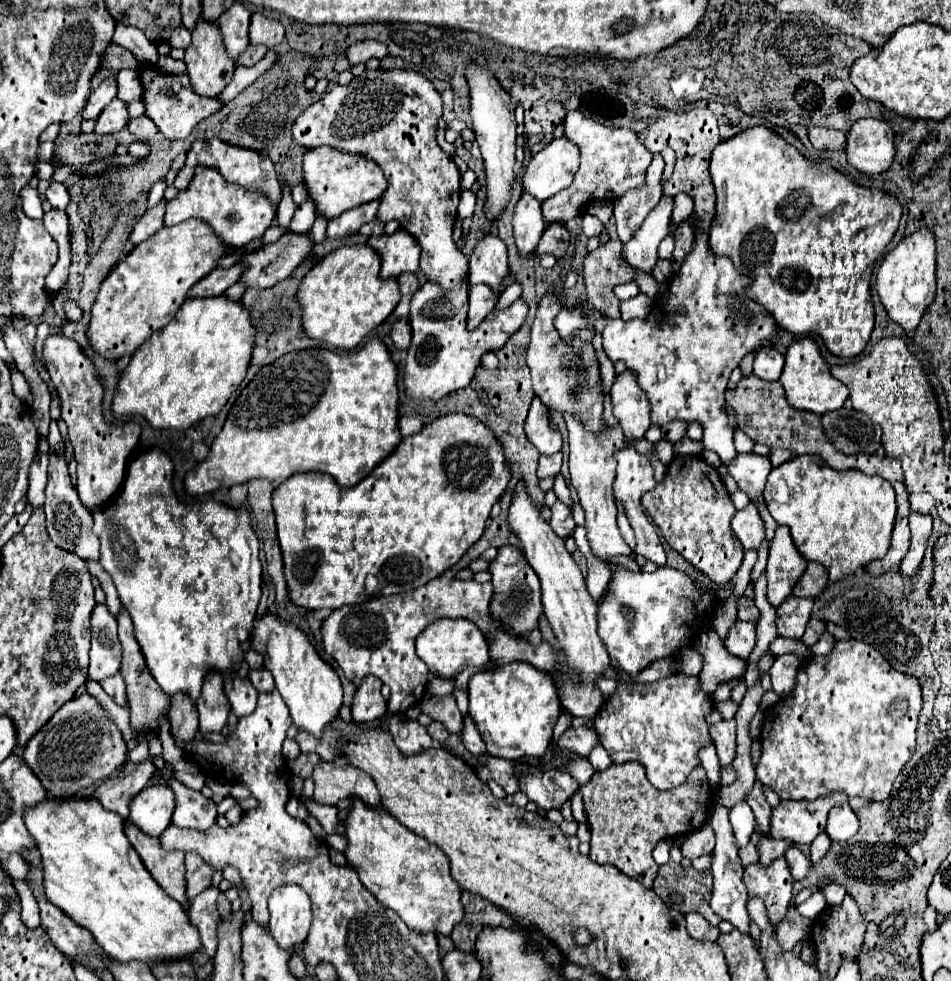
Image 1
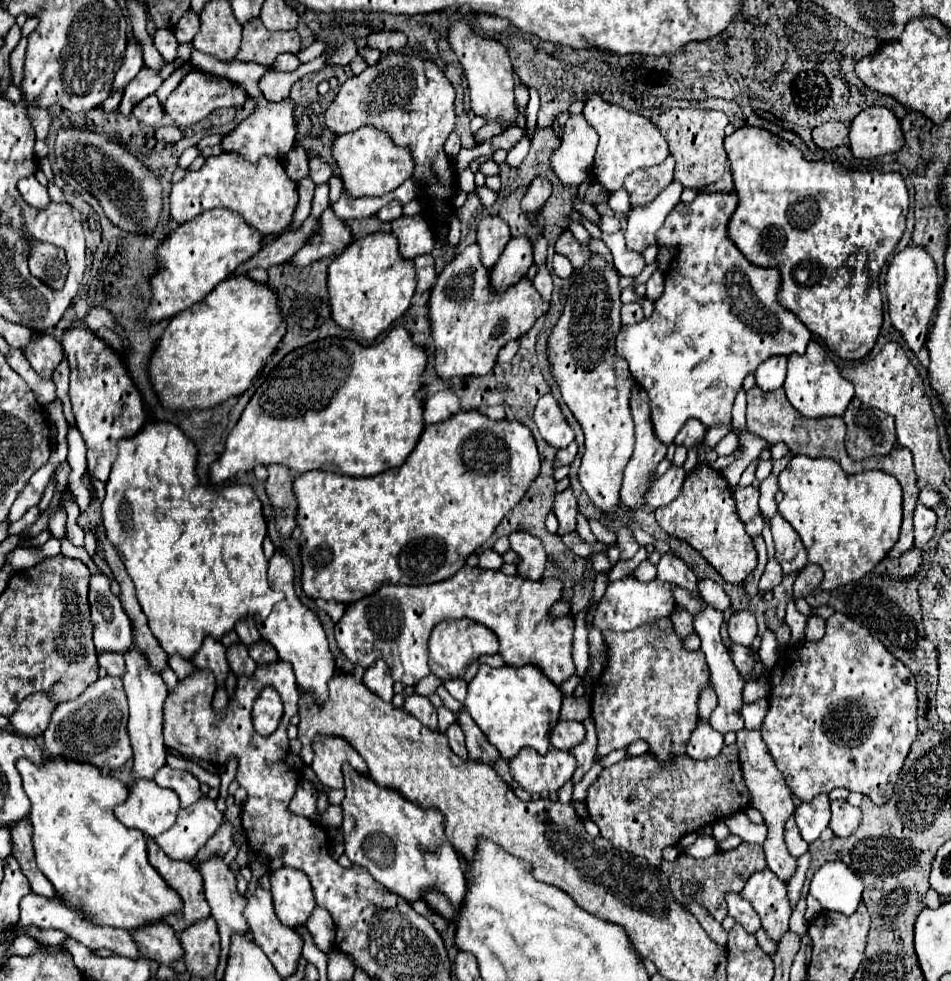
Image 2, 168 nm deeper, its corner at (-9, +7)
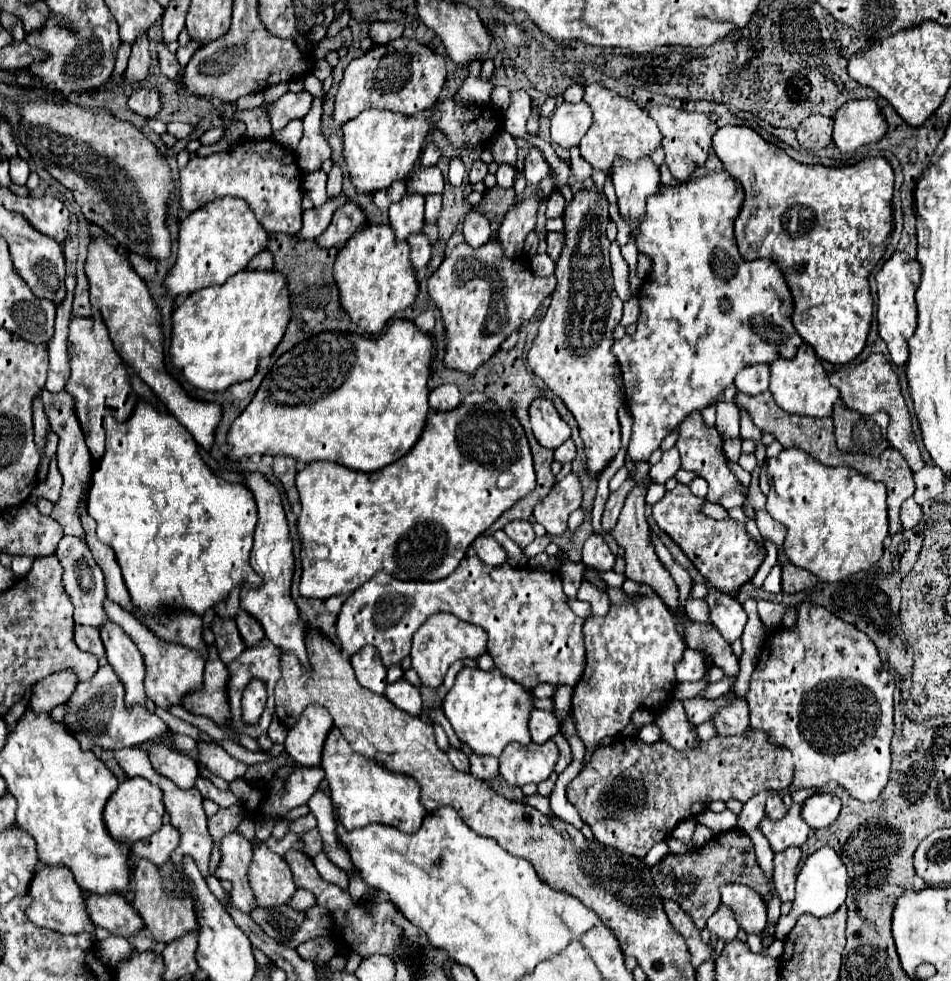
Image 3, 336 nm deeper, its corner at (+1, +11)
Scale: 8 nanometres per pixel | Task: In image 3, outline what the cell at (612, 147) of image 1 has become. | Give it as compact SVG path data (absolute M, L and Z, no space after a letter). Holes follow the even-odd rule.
M591 83L585 87L583 101L593 109L593 123L585 137L579 143L581 155L599 171L611 171L611 163L615 155L627 159L641 159L651 155L661 145L661 135L657 123L649 117L645 109L641 109L635 101L617 95L615 91L605 89L601 83Z

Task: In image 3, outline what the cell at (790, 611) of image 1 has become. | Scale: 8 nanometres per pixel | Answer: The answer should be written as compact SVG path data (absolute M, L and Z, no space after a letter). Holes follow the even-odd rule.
M799 449L767 457L769 495L765 509L787 527L783 551L789 561L823 581L839 581L869 569L883 555L887 531L887 491L849 467L827 467Z

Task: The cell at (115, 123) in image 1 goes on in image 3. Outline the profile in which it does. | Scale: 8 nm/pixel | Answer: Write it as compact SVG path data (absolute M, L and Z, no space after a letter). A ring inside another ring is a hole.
M139 35L133 43L133 51L129 57L129 65L125 71L125 77L133 83L139 83L145 79L147 71L151 65L151 55L149 55L149 41L147 35Z

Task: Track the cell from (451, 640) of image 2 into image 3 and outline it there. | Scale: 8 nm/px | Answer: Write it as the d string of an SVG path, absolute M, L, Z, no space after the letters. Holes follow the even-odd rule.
M435 613L423 627L413 637L413 649L411 649L411 663L413 669L419 673L419 679L425 687L439 687L443 683L443 677L447 669L465 657L477 659L479 655L485 653L487 647L487 633L475 625L469 625L465 621L455 619L453 615L447 613Z

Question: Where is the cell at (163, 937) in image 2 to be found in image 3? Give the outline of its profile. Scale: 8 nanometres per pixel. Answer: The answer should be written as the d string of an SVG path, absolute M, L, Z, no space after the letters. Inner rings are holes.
M83 891L85 895L85 905L87 905L87 915L89 919L105 927L107 931L123 937L131 937L137 931L143 929L143 921L139 919L139 913L133 911L131 903L115 893L105 893L105 895L93 895Z

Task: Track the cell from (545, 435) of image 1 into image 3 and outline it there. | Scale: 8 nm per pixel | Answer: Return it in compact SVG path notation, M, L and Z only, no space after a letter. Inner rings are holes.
M545 397L535 399L531 403L529 415L531 415L533 433L543 447L557 449L571 437L569 425L559 417L555 405L549 399L545 399Z

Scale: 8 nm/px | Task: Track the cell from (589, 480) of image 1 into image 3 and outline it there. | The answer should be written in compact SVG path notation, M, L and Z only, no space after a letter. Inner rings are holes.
M593 189L577 191L573 201L565 207L563 221L565 245L555 263L557 289L547 315L541 319L527 361L533 373L541 377L573 413L585 443L587 471L589 475L599 475L621 447L617 411L625 403L619 361L611 353L613 329L621 321L623 301L615 295L607 259L611 243L605 235L609 223L605 193Z

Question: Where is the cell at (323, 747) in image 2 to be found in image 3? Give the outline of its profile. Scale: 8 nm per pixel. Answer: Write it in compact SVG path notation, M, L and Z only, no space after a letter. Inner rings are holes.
M317 703L307 705L297 723L287 731L287 739L283 745L285 751L297 765L321 765L321 751L331 725L333 719L327 709Z

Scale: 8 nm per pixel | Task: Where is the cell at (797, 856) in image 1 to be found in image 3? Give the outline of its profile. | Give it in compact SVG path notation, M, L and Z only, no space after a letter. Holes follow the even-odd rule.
M769 791L767 793L767 817L769 819L781 819L787 813L787 807L783 805L779 793Z

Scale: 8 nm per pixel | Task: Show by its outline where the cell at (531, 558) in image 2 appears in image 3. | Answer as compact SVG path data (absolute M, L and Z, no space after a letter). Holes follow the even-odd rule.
M513 521L513 523L509 523L503 531L505 531L519 547L527 547L527 545L535 539L533 525L531 525L529 521Z

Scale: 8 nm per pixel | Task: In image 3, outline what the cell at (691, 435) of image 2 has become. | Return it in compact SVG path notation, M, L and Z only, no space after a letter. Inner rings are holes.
M693 411L691 415L687 415L687 419L683 419L683 423L679 425L677 449L681 453L681 467L687 471L693 471L697 477L703 477L707 481L707 485L709 485L707 501L717 503L723 493L739 491L739 481L733 475L733 471L729 469L727 457L723 453L723 439L715 427L707 427L703 423L699 411Z

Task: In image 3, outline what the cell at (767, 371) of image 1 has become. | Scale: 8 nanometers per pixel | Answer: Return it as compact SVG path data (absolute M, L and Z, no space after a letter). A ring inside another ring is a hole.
M755 365L755 367L745 367L739 371L735 377L735 387L739 393L745 395L757 395L767 391L769 387L769 365Z

